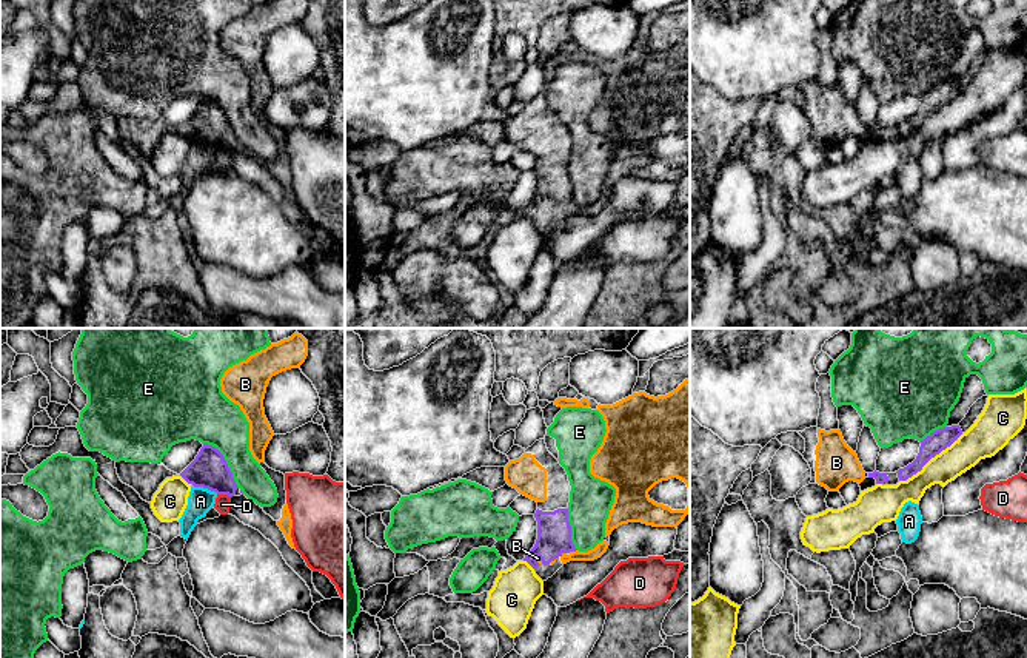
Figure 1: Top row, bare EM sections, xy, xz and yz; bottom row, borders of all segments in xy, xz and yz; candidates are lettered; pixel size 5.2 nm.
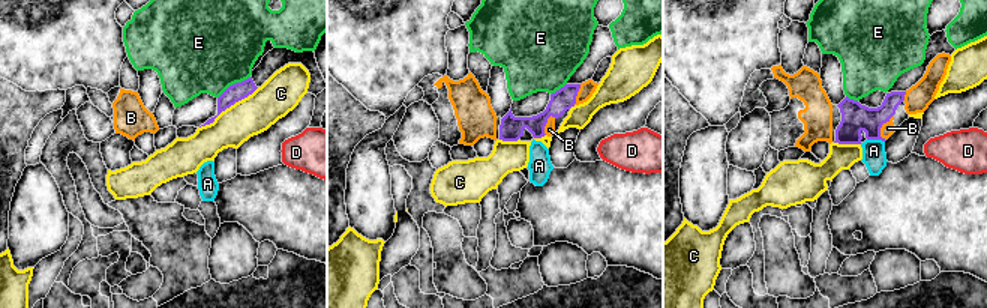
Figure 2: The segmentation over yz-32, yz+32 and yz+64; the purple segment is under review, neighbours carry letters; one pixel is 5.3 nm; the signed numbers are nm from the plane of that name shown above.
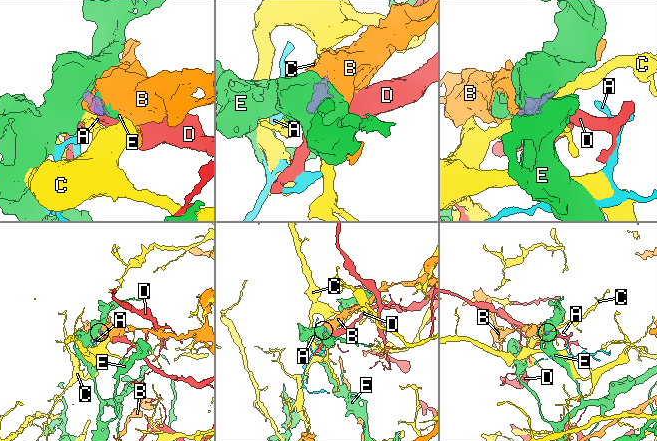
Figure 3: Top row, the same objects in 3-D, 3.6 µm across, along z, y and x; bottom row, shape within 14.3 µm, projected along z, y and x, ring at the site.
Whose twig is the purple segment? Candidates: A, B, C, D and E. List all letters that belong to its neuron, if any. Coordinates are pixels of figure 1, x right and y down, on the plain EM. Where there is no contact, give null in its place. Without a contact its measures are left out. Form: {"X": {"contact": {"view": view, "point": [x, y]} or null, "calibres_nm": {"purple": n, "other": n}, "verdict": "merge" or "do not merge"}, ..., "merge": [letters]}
{"A": {"contact": {"view": "xy", "point": [207, 142]}, "calibres_nm": {"purple": 190, "other": 140}, "verdict": "do not merge"}, "B": {"contact": {"view": "xz", "point": [572, 205]}, "calibres_nm": {"purple": 180, "other": 60}, "verdict": "merge"}, "C": {"contact": {"view": "yz", "point": [930, 113]}, "calibres_nm": {"purple": 110, "other": 170}, "verdict": "do not merge"}, "D": {"contact": {"view": "xy", "point": [225, 148]}, "calibres_nm": {"purple": 190, "other": 80}, "verdict": "do not merge"}, "E": {"contact": {"view": "xy", "point": [227, 120]}, "calibres_nm": {"purple": 190, "other": 260}, "verdict": "do not merge"}, "merge": ["B"]}

